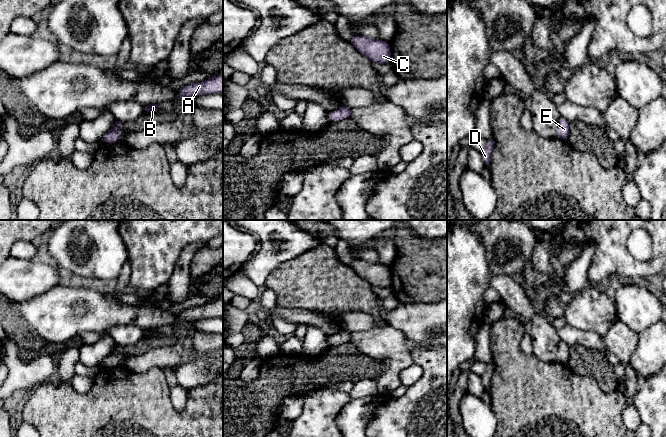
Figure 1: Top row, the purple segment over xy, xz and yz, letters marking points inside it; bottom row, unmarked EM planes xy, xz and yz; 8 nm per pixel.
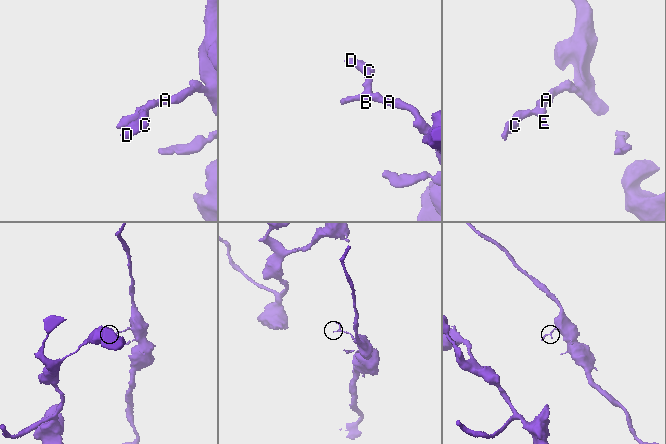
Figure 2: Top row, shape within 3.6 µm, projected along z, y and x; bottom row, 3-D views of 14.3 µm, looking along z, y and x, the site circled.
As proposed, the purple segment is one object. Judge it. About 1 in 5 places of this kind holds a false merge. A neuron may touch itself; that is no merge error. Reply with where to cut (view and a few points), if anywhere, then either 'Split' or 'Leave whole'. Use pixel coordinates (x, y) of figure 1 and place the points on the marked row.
No split. Leave whole

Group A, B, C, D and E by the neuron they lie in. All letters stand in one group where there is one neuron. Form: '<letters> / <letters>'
A B C D E

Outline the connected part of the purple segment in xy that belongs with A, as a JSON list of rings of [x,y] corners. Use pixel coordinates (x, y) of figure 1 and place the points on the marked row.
[[[223,74],[180,88],[178,90],[178,100],[213,93],[223,94]]]

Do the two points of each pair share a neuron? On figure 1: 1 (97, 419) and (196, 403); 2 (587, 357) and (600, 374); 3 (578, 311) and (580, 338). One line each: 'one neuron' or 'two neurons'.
1: one neuron
2: one neuron
3: two neurons

